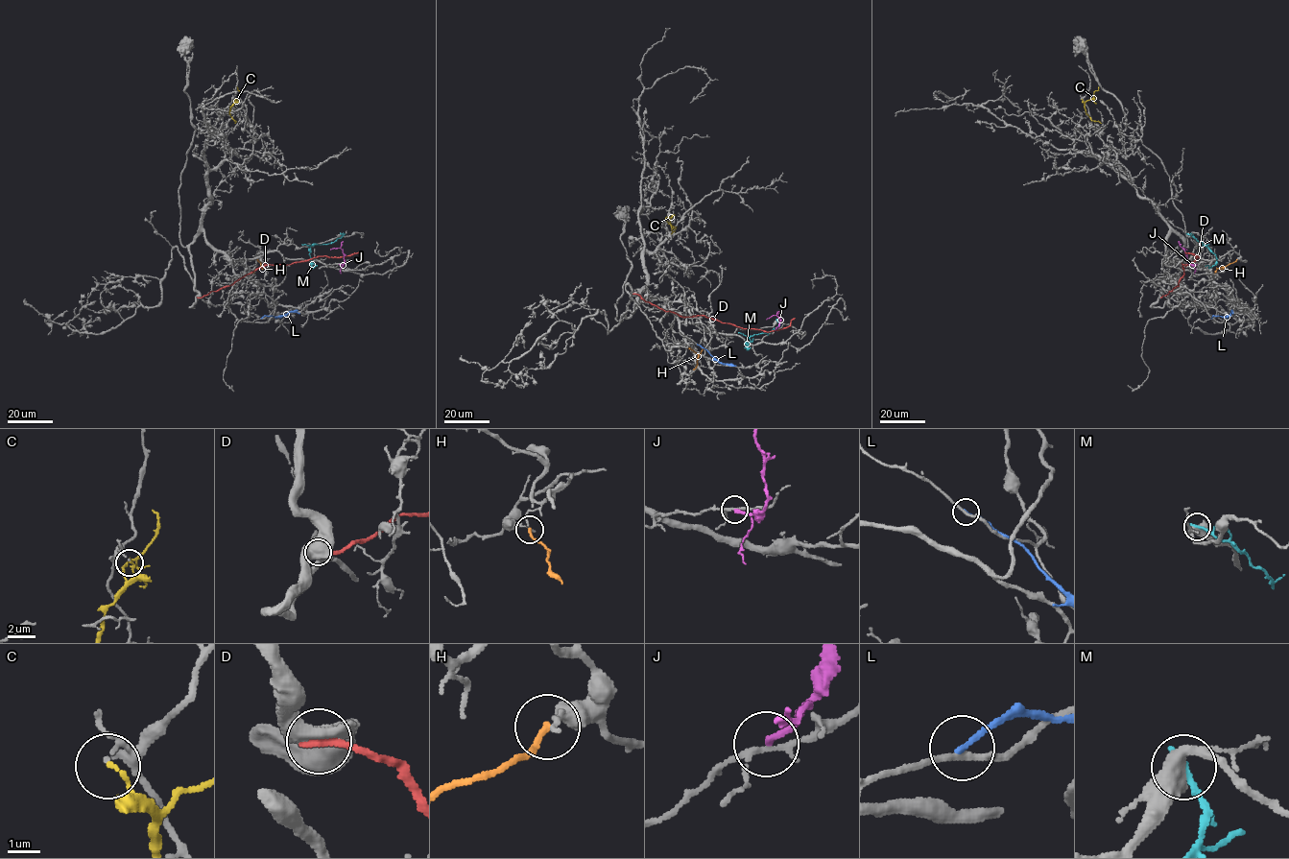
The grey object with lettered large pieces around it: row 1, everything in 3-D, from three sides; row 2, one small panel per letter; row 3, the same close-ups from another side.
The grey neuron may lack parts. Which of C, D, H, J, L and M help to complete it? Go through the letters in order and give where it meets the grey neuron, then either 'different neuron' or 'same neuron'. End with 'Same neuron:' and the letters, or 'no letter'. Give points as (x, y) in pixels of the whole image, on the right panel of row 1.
C: (1081, 99) | different neuron
D: (1160, 297) | different neuron
H: (1237, 259) | different neuron
J: (1197, 264) | same neuron
L: (1211, 318) | different neuron
M: (1187, 233) | different neuron
Same neuron: J

